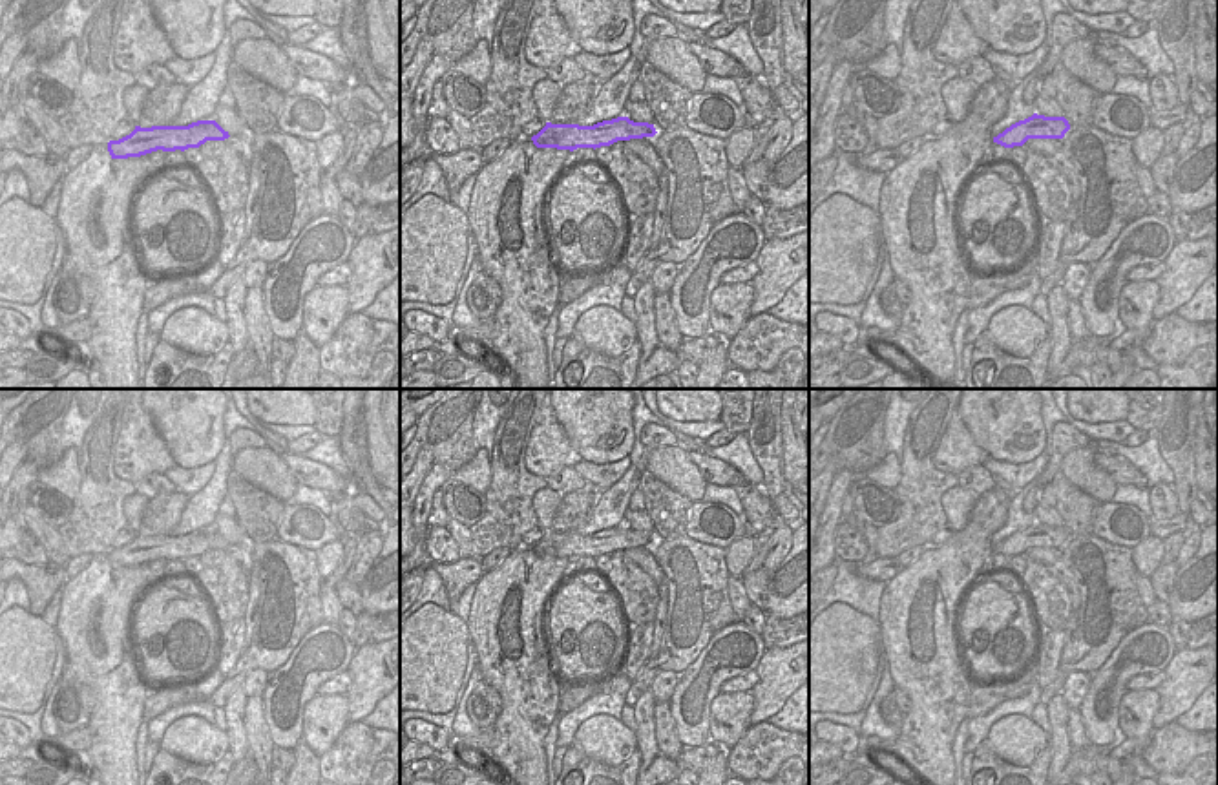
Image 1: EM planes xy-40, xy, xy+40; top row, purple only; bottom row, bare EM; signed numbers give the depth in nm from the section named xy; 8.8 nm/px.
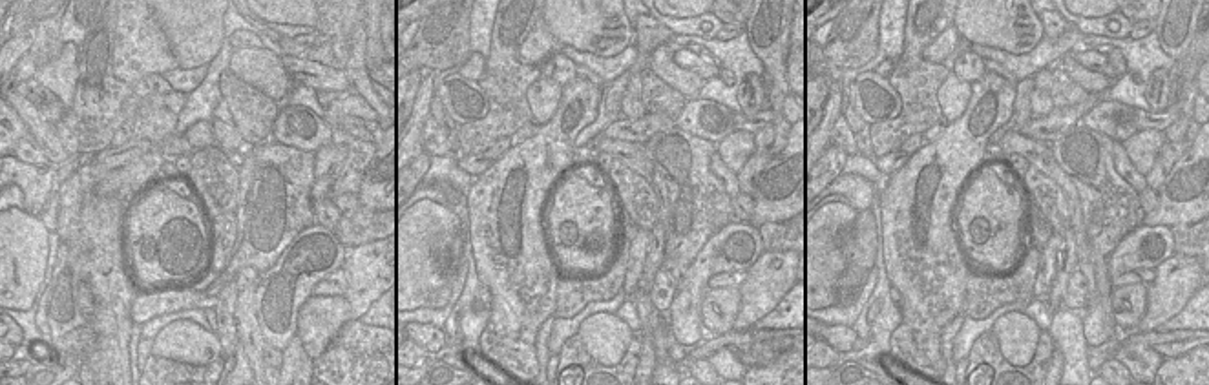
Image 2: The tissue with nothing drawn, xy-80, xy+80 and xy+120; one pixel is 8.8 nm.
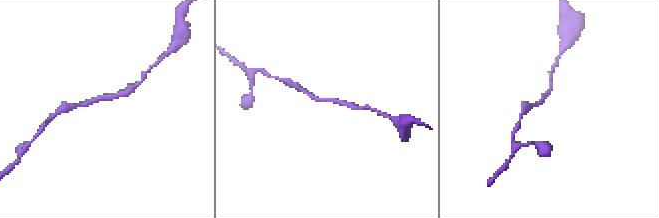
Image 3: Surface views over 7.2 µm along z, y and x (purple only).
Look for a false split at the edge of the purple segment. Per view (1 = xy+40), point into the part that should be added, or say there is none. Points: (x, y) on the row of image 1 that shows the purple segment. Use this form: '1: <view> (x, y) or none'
1: none

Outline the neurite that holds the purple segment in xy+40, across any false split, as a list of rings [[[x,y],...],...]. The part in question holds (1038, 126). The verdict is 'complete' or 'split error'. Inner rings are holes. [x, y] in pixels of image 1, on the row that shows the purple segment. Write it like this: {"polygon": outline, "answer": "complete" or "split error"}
{"polygon": [[[1034,113],[993,137],[993,142],[1004,148],[1013,148],[1023,146],[1028,139],[1063,139],[1068,130],[1070,124],[1065,117],[1045,117]]], "answer": "complete"}

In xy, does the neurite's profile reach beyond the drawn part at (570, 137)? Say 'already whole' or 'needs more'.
already whole

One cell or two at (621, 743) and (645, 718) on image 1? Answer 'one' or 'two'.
two

